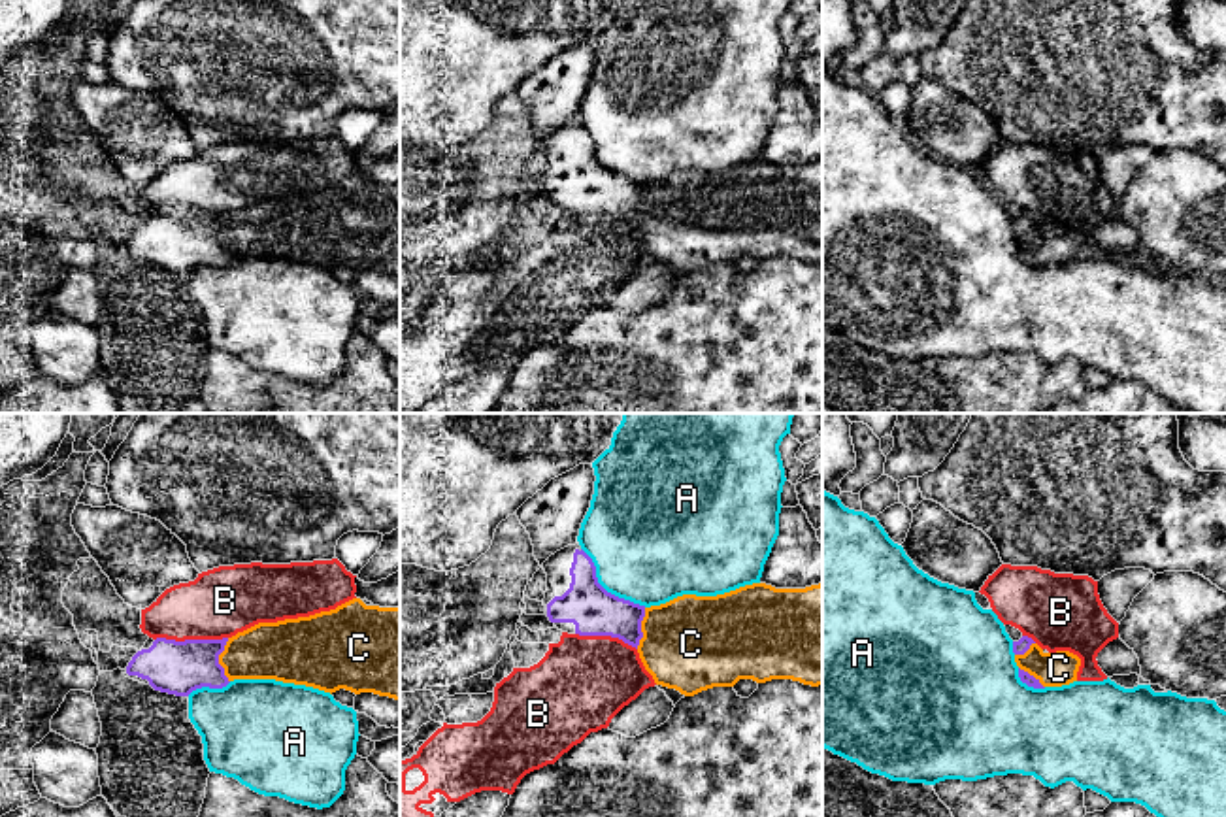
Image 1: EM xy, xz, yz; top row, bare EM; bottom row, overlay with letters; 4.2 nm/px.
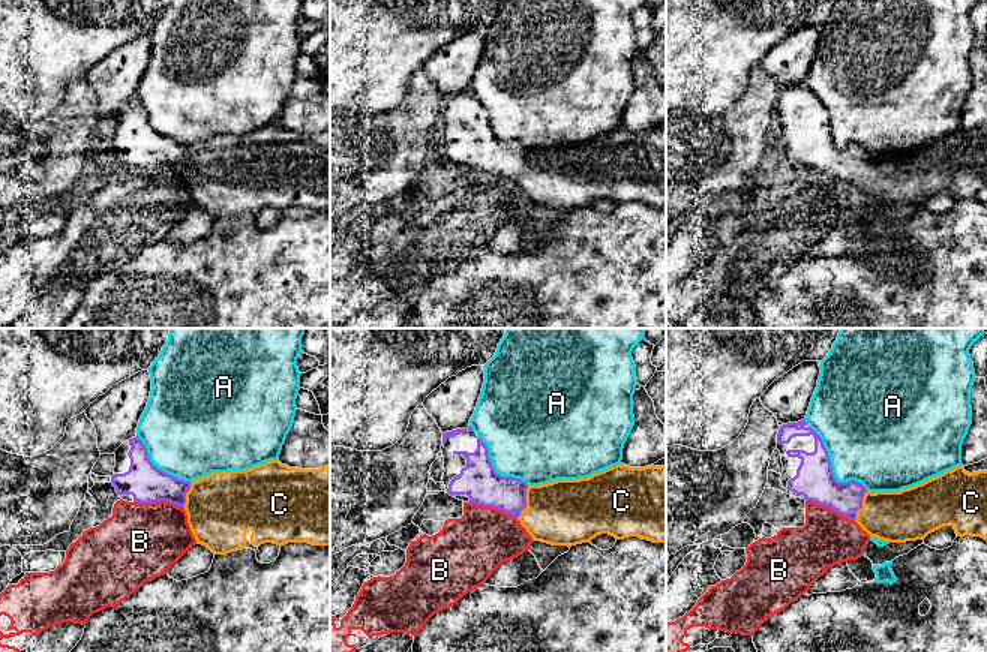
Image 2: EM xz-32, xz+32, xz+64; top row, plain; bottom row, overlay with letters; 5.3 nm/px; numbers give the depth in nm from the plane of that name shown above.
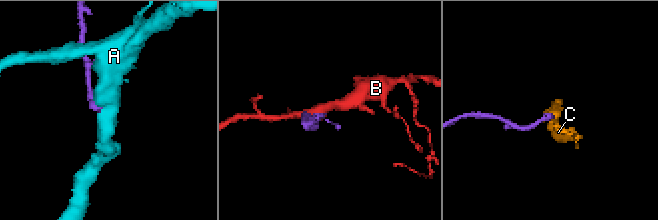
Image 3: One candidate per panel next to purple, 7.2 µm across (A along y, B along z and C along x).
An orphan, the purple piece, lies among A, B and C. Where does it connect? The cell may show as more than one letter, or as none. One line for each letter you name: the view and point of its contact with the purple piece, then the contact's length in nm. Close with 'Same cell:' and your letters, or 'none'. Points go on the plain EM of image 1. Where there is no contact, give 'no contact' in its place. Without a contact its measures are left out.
C: meets purple in xy at (217, 238); contact 190 nm long
Same cell: C

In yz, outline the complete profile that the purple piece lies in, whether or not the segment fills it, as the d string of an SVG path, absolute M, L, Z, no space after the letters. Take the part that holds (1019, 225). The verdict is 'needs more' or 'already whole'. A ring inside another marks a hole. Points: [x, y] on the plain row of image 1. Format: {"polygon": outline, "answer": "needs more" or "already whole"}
{"polygon": "M1032 215L1013 219L1022 260L1034 266L1062 264L1077 258L1081 236L1069 228L1045 230Z", "answer": "needs more"}

